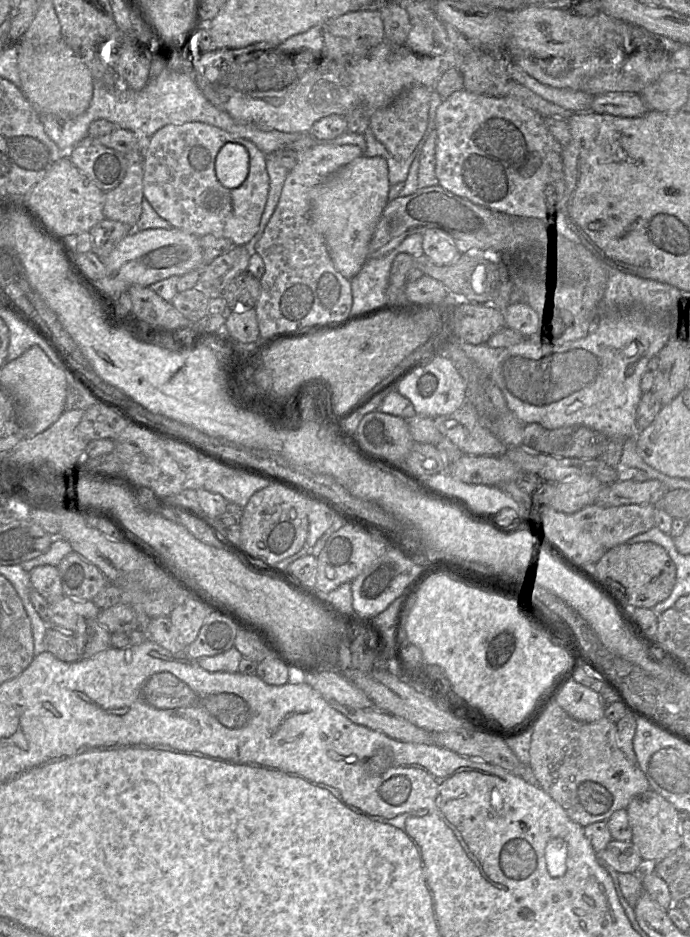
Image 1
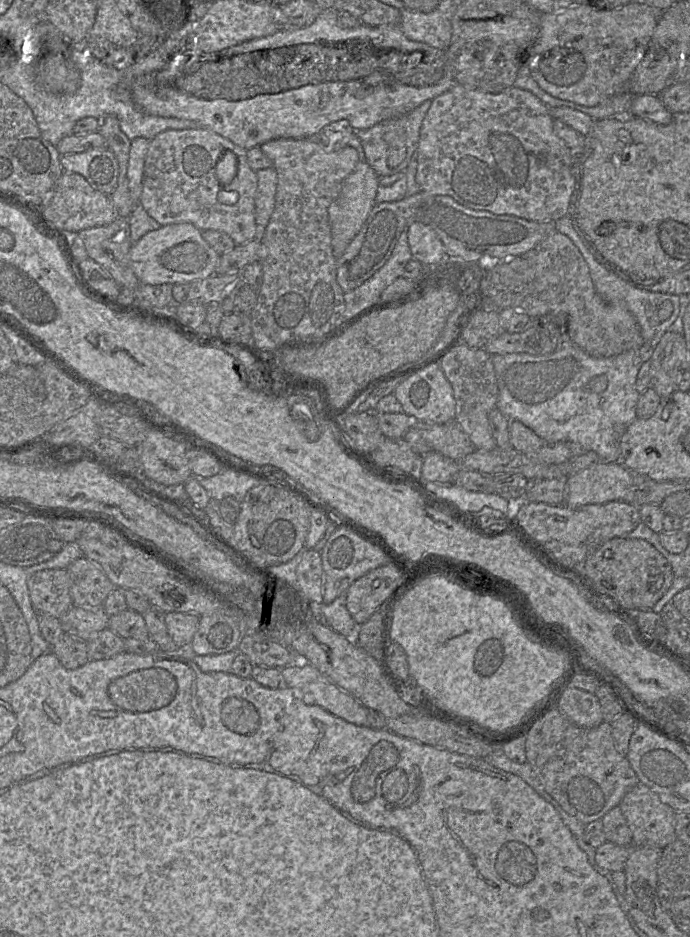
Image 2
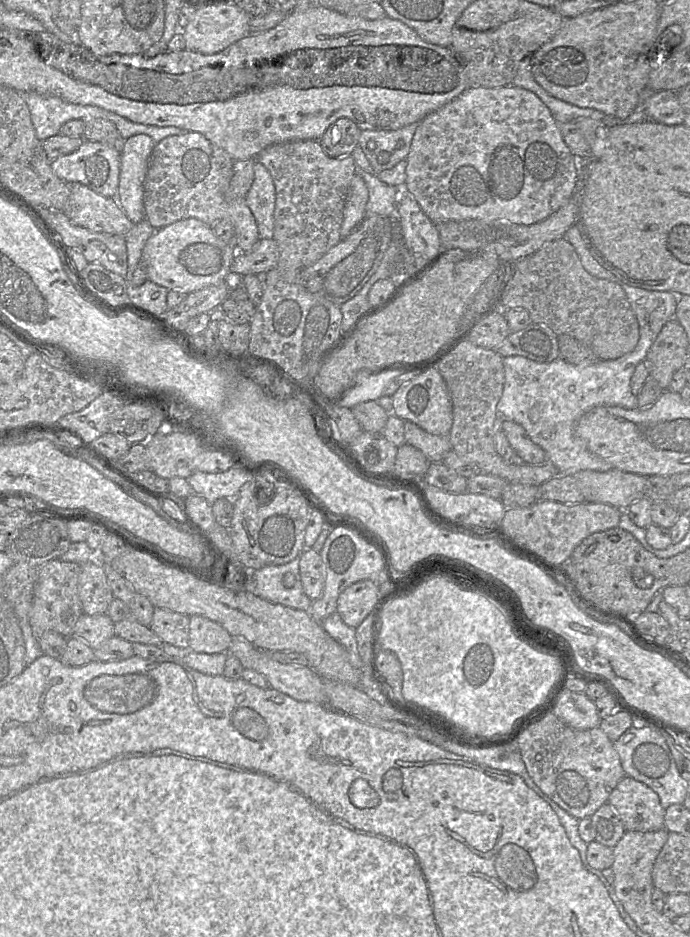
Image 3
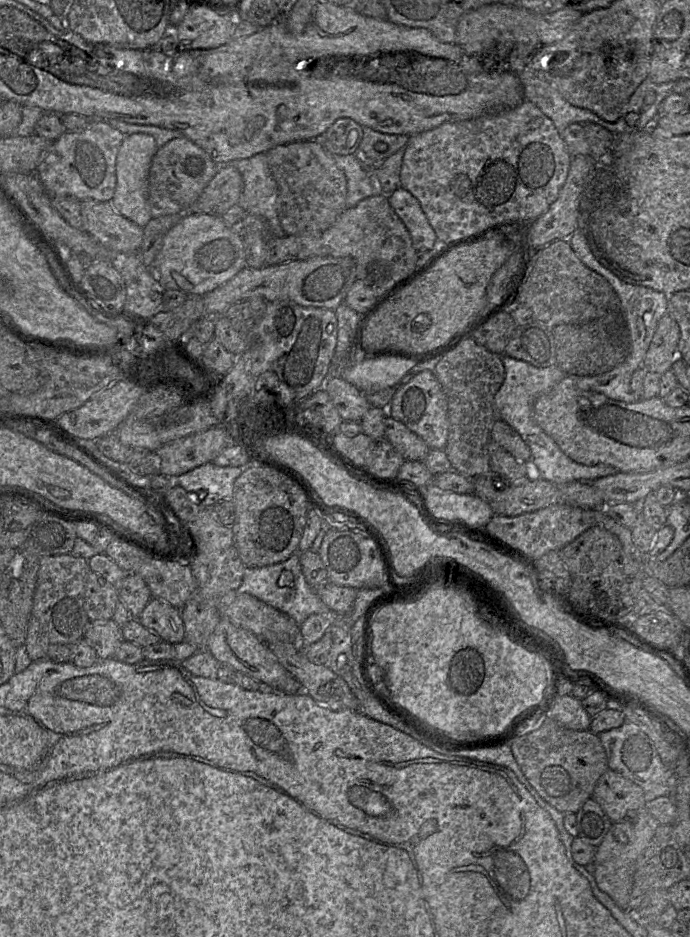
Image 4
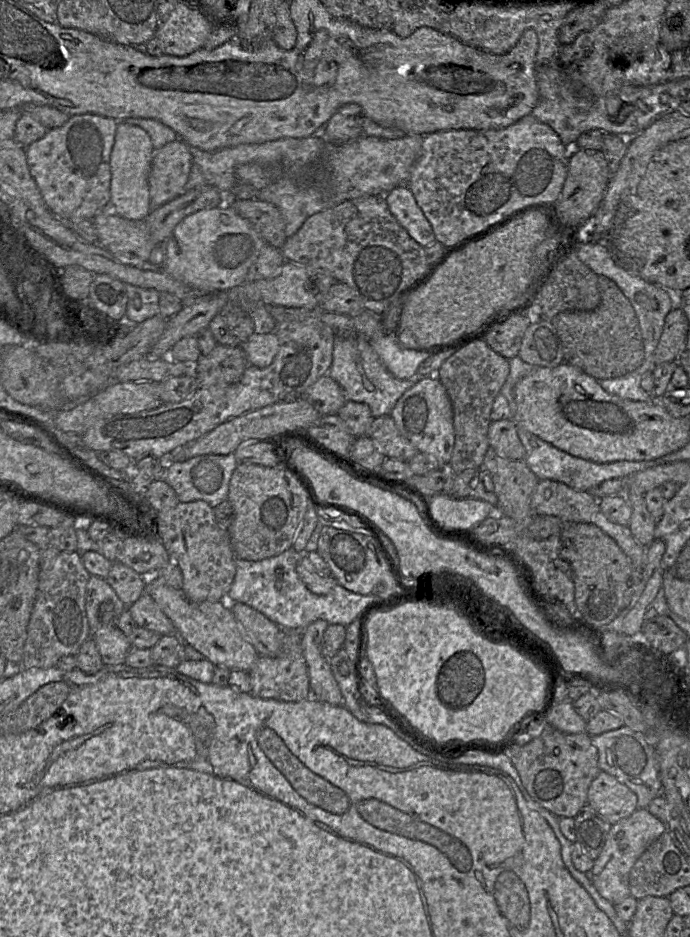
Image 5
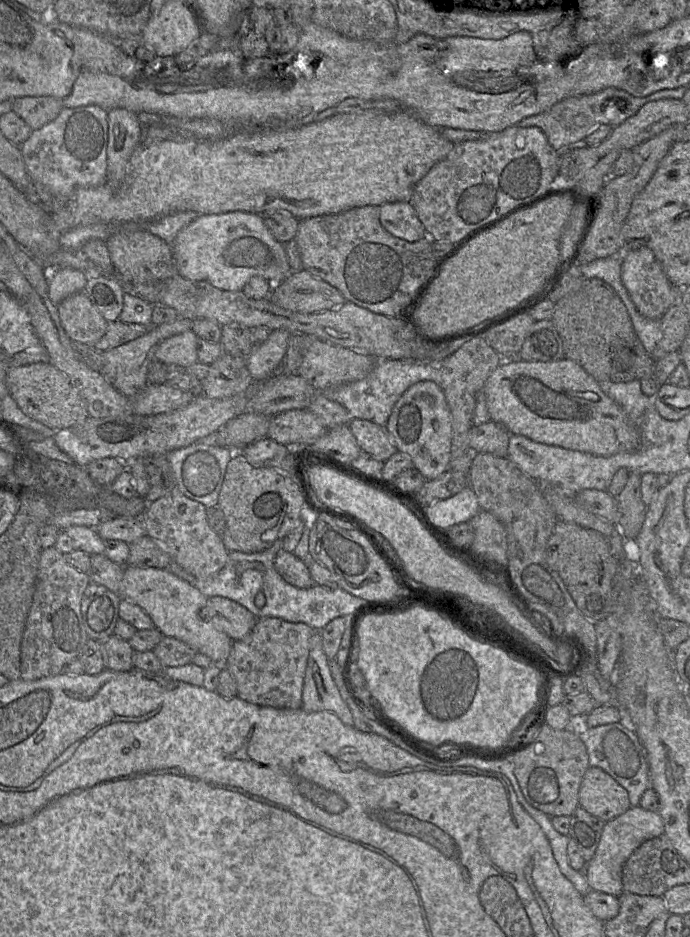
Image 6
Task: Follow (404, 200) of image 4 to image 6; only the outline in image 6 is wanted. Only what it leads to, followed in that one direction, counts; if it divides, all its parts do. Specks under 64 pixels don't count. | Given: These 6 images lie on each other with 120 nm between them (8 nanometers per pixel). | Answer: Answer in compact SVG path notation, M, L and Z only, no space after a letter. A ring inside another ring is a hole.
M410 202L382 204L379 220L390 234L408 242L416 242L428 236Z

